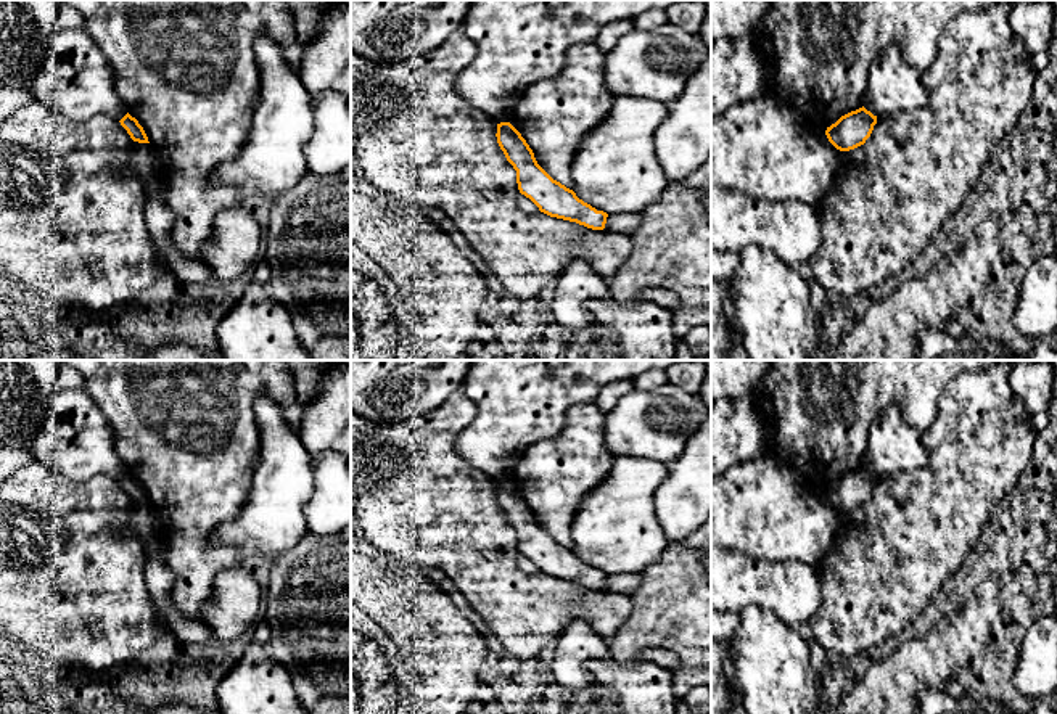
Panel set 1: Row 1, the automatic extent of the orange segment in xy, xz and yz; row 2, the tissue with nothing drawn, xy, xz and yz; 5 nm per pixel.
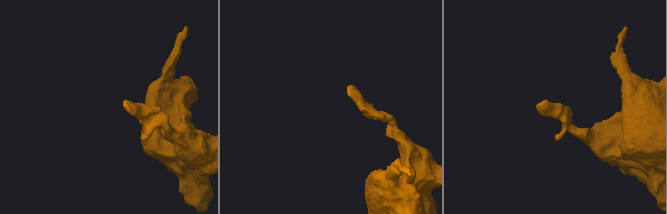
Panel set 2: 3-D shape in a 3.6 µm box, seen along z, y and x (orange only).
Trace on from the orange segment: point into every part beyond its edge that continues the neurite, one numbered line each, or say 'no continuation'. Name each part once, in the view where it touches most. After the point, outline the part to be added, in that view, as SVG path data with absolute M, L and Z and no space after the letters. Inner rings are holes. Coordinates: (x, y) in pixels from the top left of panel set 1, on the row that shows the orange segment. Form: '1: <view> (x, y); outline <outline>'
no continuation

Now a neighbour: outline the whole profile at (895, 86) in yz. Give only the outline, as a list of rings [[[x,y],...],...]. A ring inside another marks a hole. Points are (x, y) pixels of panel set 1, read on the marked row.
[[[886,47],[869,69],[862,106],[874,116],[911,113],[928,103],[923,71],[911,66],[899,47]]]

